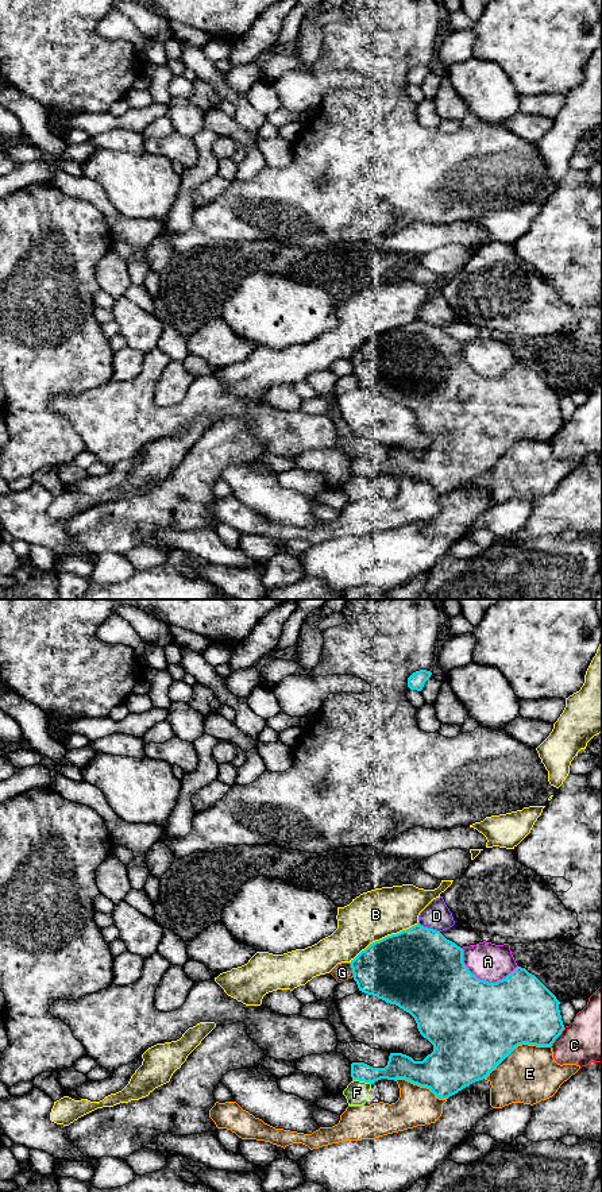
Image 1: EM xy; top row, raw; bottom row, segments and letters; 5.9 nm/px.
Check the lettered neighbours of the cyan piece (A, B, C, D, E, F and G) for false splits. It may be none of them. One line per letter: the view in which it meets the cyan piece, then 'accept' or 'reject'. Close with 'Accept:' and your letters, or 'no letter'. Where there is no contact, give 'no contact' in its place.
A: contact in xy; reject
B: contact in xy; reject
C: contact in xy; reject
D: contact in xy; reject
E: contact in xy; reject
F: contact in xy; reject
G: contact in xy; reject
Accept: no letter

